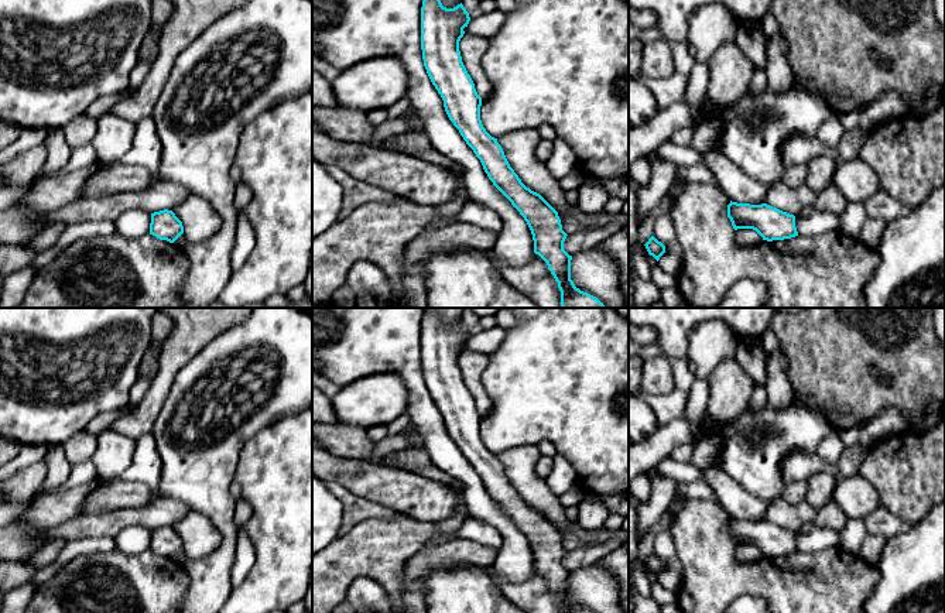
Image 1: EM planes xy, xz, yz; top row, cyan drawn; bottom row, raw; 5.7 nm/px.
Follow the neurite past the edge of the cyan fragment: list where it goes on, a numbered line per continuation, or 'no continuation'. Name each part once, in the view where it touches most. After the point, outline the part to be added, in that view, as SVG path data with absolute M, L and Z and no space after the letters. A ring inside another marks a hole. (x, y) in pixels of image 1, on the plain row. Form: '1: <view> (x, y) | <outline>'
no continuation

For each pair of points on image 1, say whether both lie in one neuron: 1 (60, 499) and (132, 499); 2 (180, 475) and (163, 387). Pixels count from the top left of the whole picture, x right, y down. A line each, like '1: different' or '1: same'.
1: same
2: different

